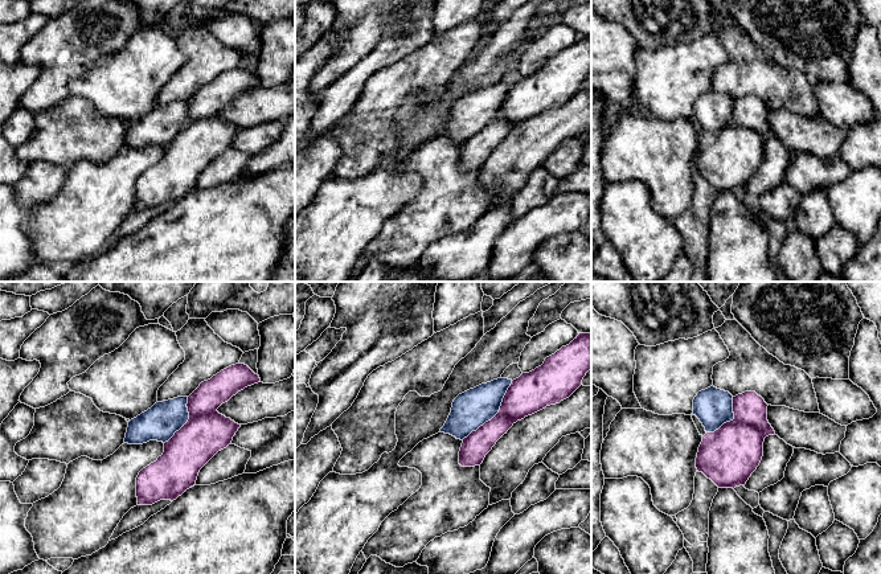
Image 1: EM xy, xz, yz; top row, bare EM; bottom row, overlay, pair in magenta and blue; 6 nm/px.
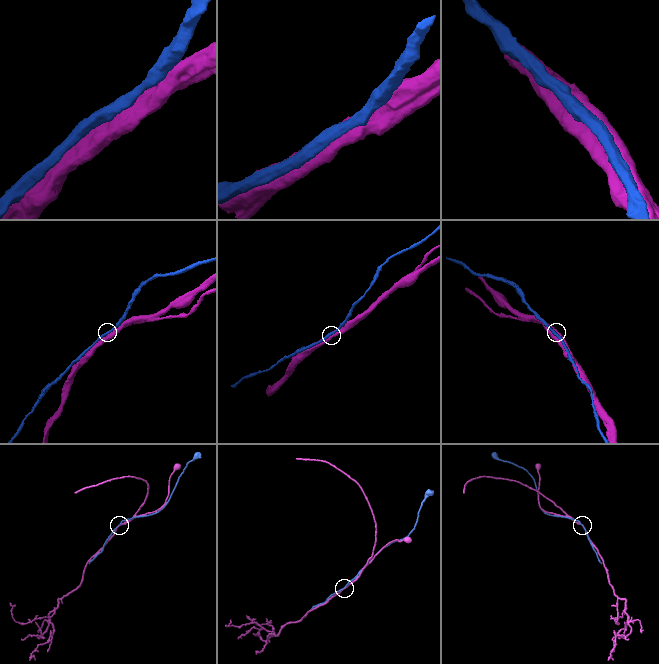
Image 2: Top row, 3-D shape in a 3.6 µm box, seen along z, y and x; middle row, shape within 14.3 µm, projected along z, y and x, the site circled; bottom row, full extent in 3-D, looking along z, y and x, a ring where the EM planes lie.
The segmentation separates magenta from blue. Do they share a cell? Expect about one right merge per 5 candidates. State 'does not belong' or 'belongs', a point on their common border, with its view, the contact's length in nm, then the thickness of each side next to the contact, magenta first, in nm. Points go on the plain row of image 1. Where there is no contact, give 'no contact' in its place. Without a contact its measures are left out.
does not belong | xz (496, 118) | 480 nm | 240/220 nm

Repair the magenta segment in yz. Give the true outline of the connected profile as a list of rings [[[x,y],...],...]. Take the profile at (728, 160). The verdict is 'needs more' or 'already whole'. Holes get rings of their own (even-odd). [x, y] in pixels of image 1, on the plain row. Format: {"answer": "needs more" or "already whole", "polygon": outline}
{"answer": "already whole", "polygon": [[[745,95],[733,101],[734,123],[724,127],[714,136],[706,136],[698,151],[696,172],[710,183],[718,192],[745,189],[759,169],[763,160],[763,145],[775,139],[767,124],[767,107],[755,95]]]}

